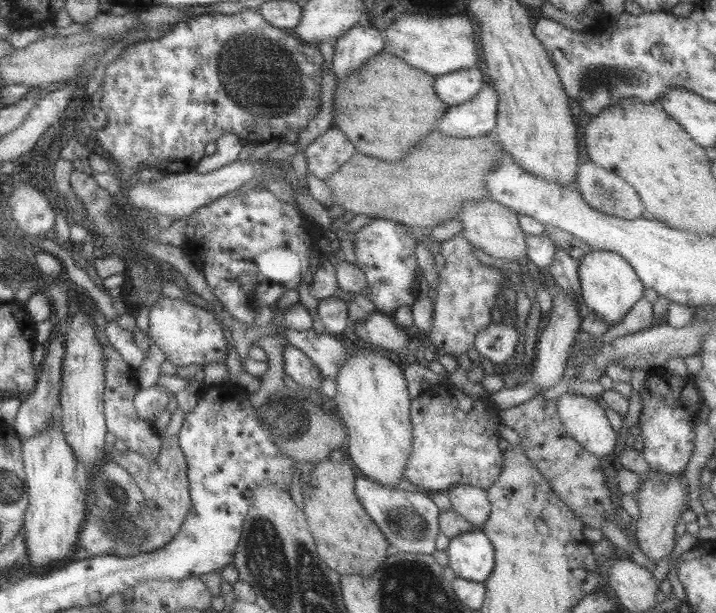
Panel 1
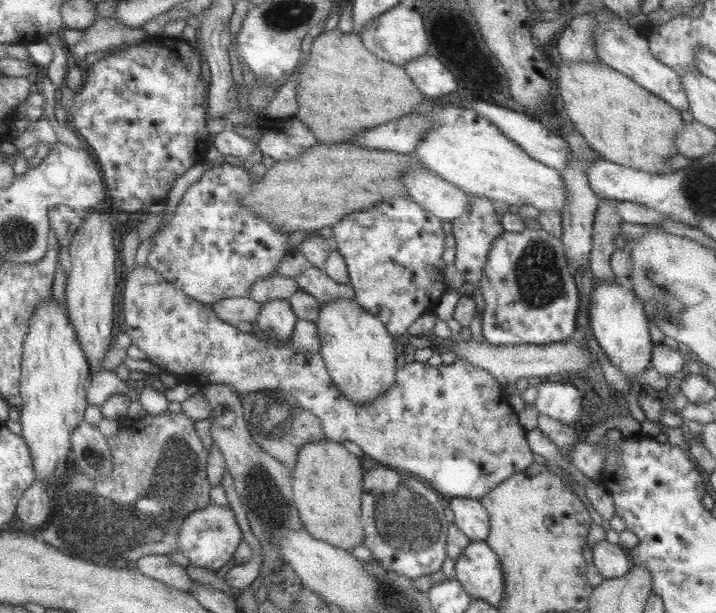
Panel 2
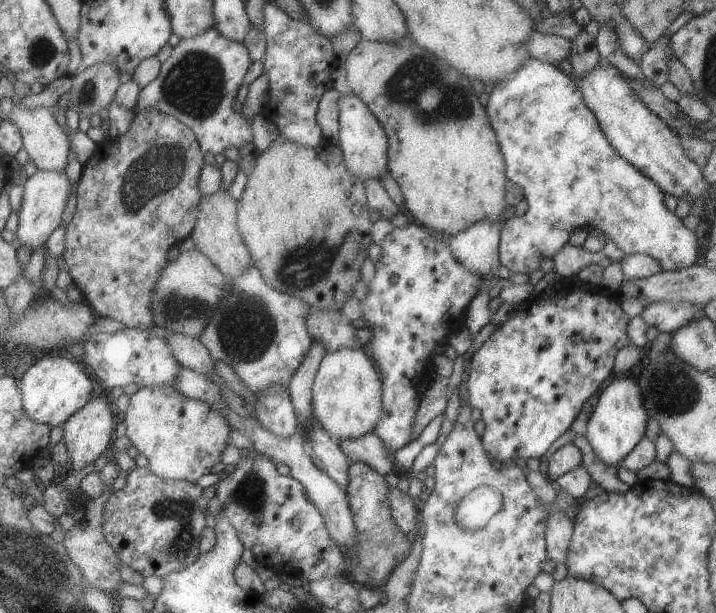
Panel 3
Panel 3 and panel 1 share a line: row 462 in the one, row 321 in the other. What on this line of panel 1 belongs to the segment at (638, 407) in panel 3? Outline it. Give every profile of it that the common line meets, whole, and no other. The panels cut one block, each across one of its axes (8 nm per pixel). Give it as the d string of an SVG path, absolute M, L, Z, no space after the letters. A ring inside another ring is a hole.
M591 250L589 254L585 254L579 260L577 274L579 274L579 282L581 282L583 304L589 308L589 312L595 312L609 326L619 324L621 318L629 312L629 308L639 298L643 298L643 292L645 292L645 286L641 284L639 276L633 270L633 266L615 252Z

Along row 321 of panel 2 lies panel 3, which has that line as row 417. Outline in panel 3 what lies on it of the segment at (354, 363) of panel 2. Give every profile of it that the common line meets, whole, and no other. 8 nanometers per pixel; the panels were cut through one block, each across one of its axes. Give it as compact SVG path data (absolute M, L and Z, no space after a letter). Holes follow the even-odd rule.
M365 348L325 352L319 362L311 394L313 416L335 442L369 434L381 420L381 376Z

